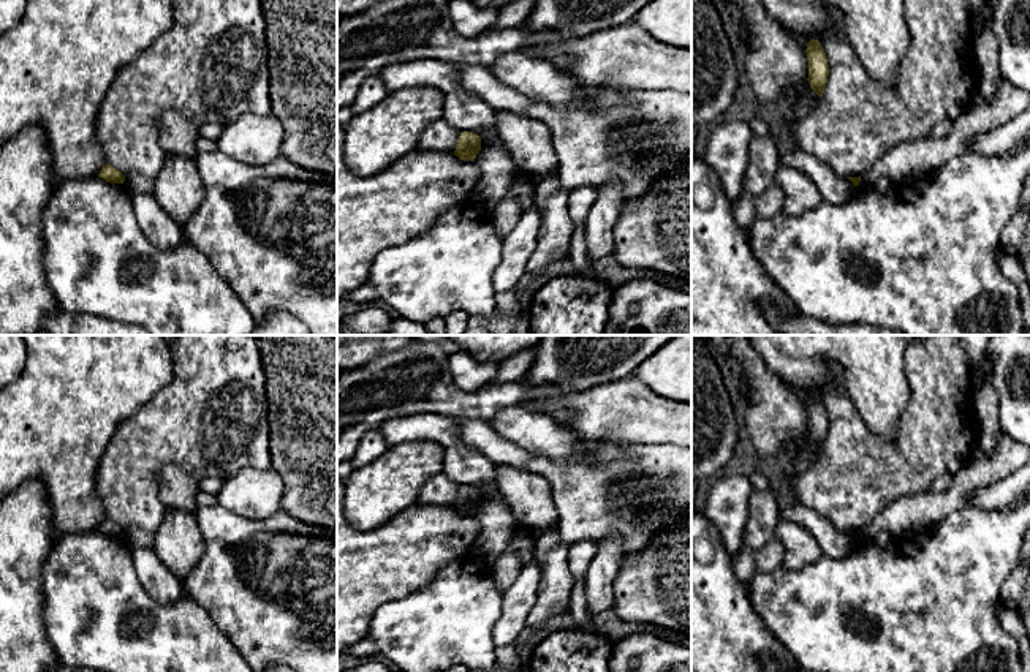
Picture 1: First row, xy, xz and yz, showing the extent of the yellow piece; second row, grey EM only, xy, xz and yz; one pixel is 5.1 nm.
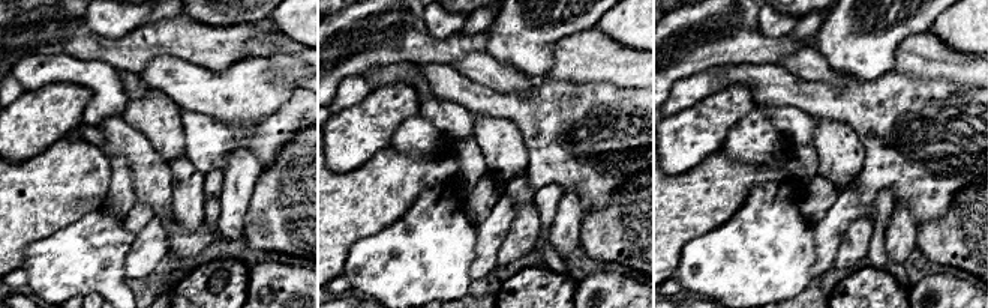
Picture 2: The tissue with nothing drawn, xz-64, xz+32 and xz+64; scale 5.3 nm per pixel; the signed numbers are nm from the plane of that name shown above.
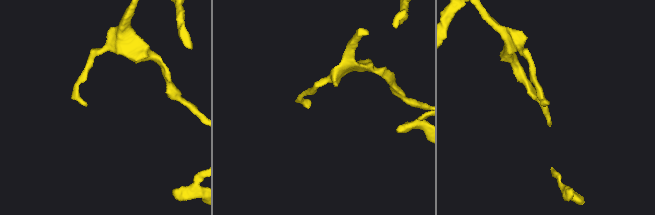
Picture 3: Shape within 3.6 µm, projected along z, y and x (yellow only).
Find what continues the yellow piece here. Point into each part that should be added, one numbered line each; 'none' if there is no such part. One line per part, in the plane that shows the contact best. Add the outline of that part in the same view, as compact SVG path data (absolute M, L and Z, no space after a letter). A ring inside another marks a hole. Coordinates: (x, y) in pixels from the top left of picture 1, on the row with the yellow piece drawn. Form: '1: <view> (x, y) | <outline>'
none

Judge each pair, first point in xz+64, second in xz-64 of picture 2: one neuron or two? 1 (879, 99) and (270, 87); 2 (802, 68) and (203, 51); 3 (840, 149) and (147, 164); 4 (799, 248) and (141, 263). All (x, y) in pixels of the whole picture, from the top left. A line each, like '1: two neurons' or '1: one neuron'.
1: two neurons
2: two neurons
3: two neurons
4: two neurons

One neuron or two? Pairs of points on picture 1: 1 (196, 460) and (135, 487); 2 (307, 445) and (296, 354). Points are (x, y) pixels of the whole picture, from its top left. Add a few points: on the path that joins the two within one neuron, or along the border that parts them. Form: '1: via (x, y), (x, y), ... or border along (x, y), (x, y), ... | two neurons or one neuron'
1: via (181, 457), (162, 457), (147, 471) | one neuron
2: via (307, 422), (307, 377) | one neuron

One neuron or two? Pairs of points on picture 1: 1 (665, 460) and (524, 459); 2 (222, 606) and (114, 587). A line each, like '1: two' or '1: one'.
1: one
2: two

